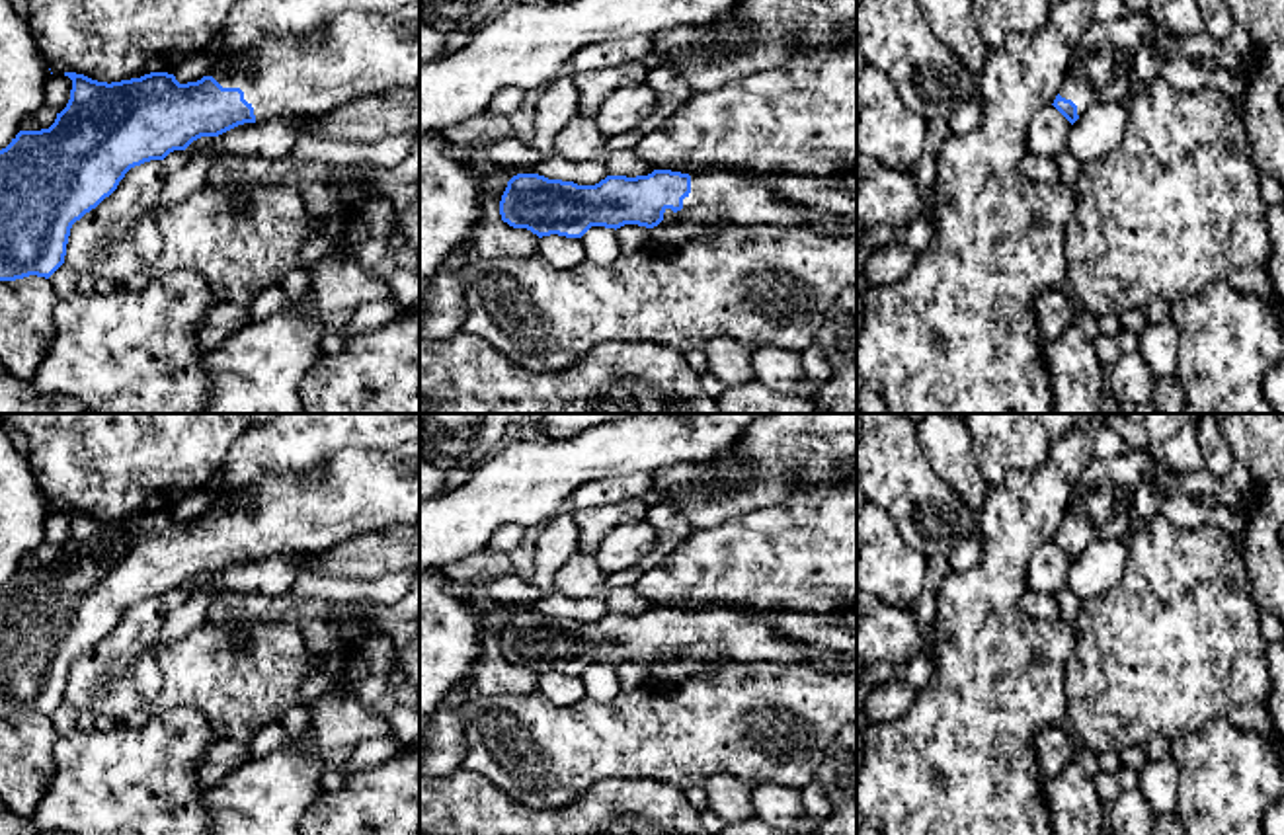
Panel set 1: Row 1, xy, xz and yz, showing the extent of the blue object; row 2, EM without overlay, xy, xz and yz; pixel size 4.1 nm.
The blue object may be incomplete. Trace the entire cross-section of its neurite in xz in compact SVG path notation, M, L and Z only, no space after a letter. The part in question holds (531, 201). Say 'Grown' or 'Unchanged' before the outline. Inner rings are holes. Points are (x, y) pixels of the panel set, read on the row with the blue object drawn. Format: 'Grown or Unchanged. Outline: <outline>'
Grown. Outline: M654 170L648 176L607 176L595 185L517 174L507 181L500 201L502 220L527 228L539 238L558 234L582 238L591 226L621 228L638 224L654 228L673 222L677 211L708 209L726 222L702 232L708 238L730 224L781 228L800 226L810 207L782 199L763 181L740 178L734 170L681 174Z

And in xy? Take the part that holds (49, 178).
Grown. Outline: M420 6L392 14L349 10L304 39L265 39L248 55L213 57L207 74L187 84L168 72L111 84L76 72L64 76L72 80L70 99L55 123L20 131L0 150L0 281L49 279L64 263L72 224L135 166L244 123L322 115L367 96L420 86Z

